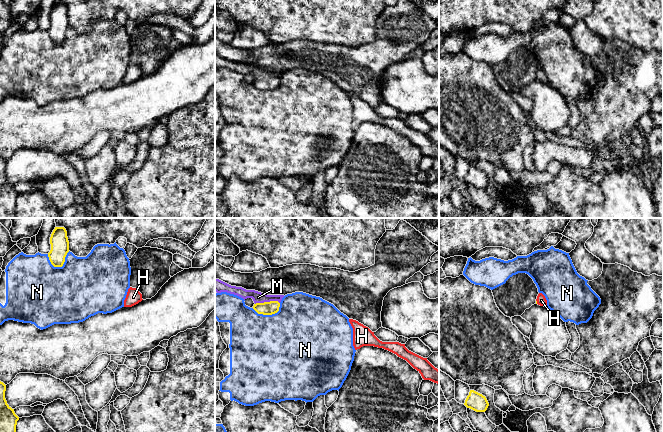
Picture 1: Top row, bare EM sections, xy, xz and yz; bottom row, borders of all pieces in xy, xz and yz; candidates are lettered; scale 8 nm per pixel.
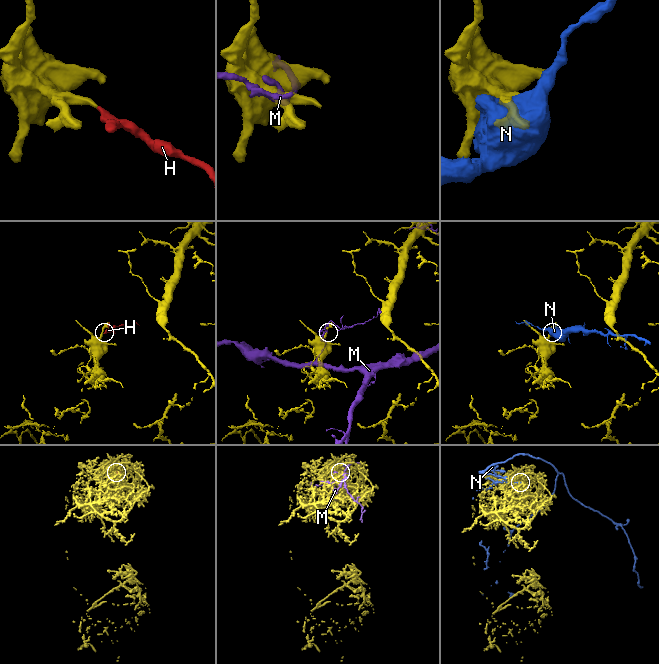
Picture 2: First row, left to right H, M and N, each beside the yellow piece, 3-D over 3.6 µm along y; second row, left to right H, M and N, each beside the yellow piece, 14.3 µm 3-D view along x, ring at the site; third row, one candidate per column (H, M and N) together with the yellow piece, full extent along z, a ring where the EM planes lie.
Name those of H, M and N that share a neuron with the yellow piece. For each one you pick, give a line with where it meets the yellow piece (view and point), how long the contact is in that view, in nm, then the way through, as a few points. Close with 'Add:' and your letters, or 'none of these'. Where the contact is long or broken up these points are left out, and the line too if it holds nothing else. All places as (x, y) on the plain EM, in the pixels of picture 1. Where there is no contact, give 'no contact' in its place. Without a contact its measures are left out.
H: yz (536, 78) | 30 nm | across yz (536, 77), (536, 78), (541, 76)
Add: H

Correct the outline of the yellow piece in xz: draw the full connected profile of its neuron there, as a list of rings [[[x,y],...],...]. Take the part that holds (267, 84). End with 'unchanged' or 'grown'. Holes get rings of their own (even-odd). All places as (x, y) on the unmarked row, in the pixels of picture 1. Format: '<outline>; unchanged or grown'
[[[270,77],[264,79],[256,79],[253,82],[253,85],[258,90],[263,91],[272,91],[279,87],[280,79],[278,77]]]; unchanged

